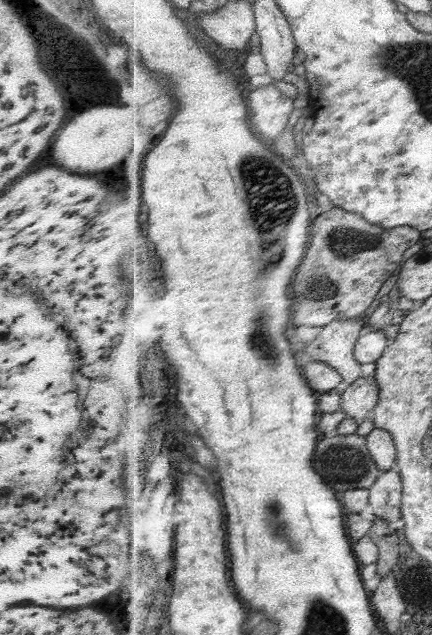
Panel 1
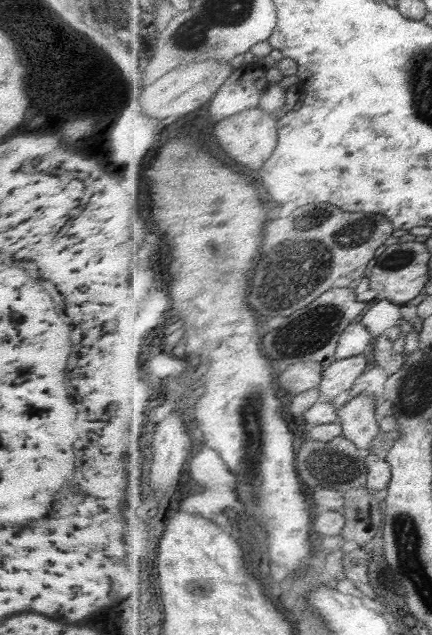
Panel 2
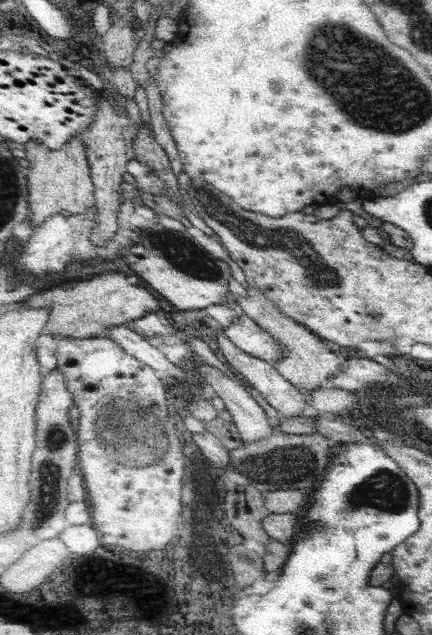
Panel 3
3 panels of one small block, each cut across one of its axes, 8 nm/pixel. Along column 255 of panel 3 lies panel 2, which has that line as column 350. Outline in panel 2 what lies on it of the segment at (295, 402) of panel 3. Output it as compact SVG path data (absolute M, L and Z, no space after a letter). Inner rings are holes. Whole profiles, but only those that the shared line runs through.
M359 354L348 359L337 359L332 366L325 368L323 381L318 387L323 399L332 402L343 392L351 390L361 374L367 370L367 356Z

